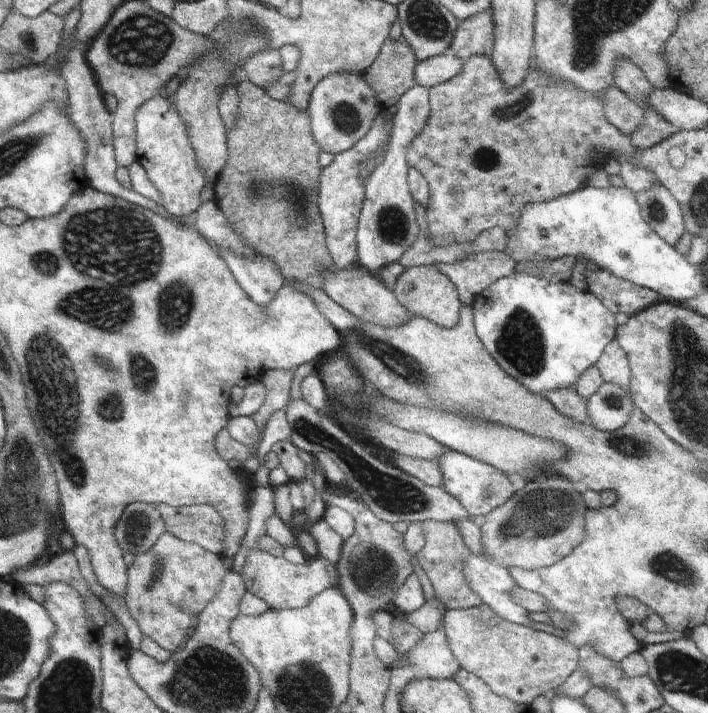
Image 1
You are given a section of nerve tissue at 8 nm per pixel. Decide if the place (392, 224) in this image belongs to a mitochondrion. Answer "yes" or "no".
yes

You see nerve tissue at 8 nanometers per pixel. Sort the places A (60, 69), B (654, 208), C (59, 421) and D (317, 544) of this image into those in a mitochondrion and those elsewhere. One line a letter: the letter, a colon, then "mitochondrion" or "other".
A: other
B: mitochondrion
C: mitochondrion
D: other

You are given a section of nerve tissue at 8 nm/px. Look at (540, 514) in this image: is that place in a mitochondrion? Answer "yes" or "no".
yes

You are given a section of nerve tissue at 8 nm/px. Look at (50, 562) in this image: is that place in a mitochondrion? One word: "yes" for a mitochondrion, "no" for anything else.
no

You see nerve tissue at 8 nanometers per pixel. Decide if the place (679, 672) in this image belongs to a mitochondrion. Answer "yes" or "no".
yes

